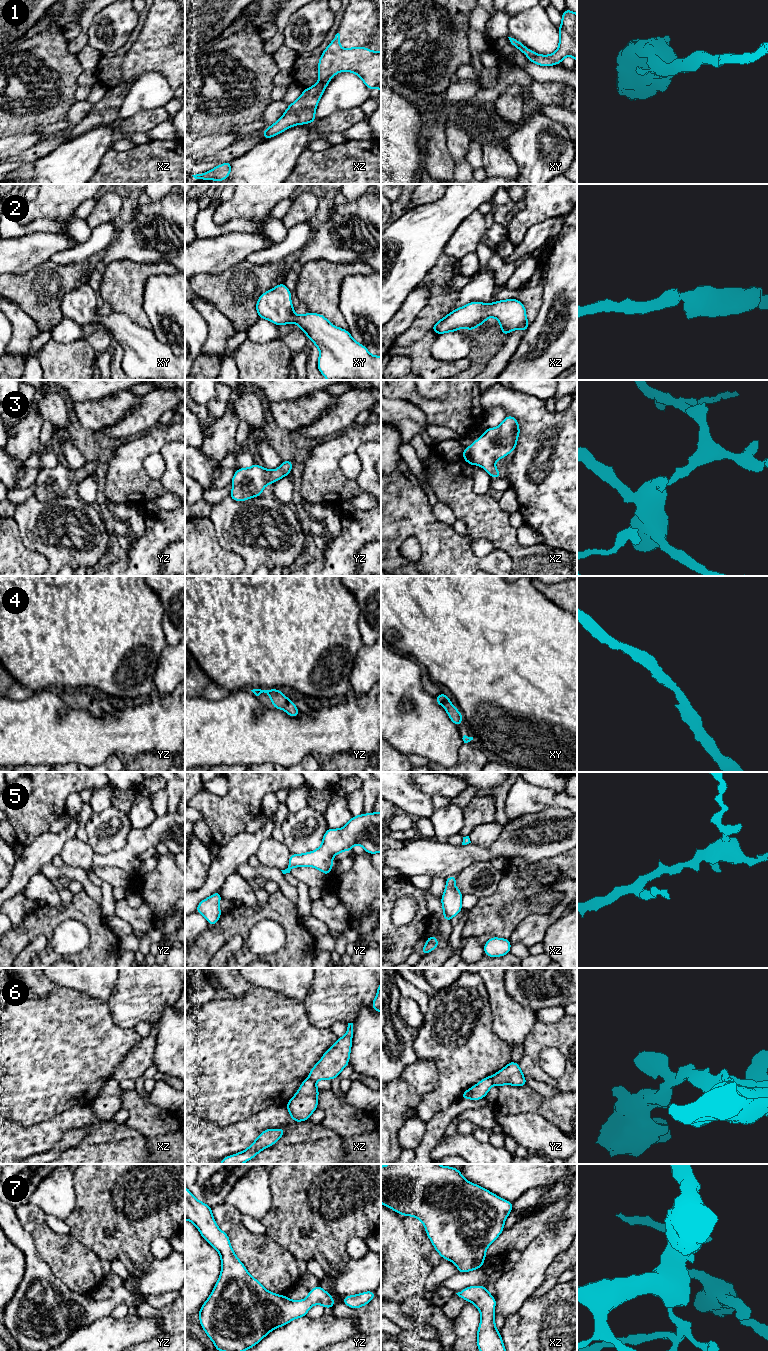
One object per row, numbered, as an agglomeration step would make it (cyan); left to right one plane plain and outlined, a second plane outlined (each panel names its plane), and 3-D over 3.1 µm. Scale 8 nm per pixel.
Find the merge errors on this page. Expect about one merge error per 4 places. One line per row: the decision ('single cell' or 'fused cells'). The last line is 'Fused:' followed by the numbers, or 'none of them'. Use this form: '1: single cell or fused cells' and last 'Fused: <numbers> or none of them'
1: single cell
2: single cell
3: single cell
4: single cell
5: single cell
6: fused cells
7: single cell
Fused: 6

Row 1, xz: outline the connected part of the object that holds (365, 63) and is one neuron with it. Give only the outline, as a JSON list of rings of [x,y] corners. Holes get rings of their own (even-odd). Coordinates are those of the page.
[[[337,33],[320,57],[318,63],[318,82],[312,87],[304,89],[302,95],[295,102],[289,104],[282,117],[272,126],[262,131],[264,138],[269,139],[274,137],[295,125],[315,123],[315,110],[319,99],[332,77],[341,71],[353,72],[361,78],[369,90],[376,87],[381,91],[381,52],[368,50],[366,47],[342,49],[340,47],[340,34]]]

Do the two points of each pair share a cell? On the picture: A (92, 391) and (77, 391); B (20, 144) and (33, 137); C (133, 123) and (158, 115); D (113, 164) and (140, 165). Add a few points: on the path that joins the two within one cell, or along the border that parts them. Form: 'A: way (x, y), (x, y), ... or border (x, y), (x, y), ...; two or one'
A: way (88, 391), (81, 391); one
B: way (23, 141), (30, 139); one
C: way (139, 122), (152, 117); one
D: way (120, 164), (133, 165); one

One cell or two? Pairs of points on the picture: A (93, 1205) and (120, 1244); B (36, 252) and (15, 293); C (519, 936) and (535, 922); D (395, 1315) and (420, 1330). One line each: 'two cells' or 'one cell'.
A: one cell
B: two cells
C: one cell
D: one cell

